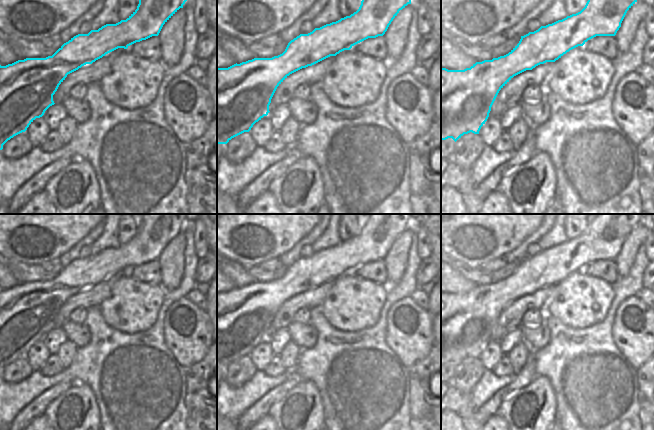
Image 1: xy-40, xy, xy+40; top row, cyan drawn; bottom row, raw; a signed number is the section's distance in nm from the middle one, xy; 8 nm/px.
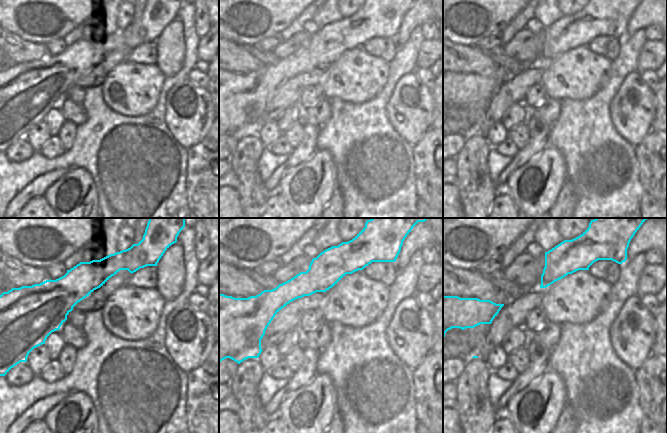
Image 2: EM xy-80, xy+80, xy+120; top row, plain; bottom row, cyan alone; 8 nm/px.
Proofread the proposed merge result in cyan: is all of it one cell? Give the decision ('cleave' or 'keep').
keep

